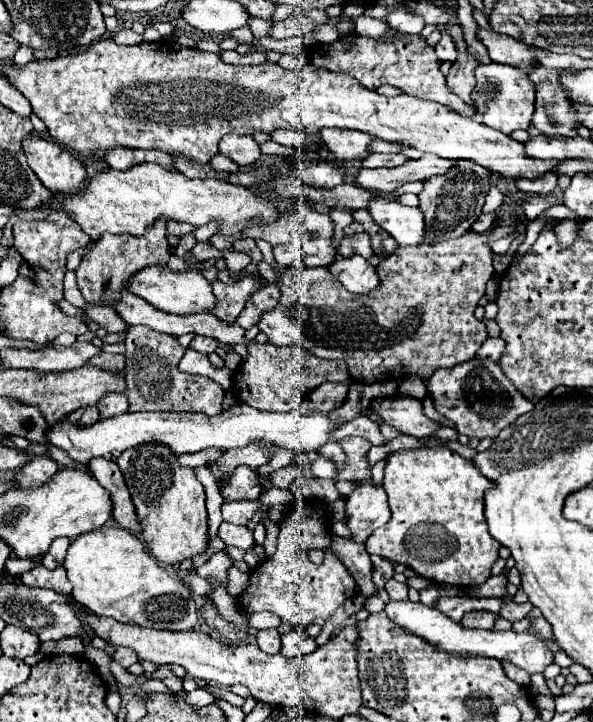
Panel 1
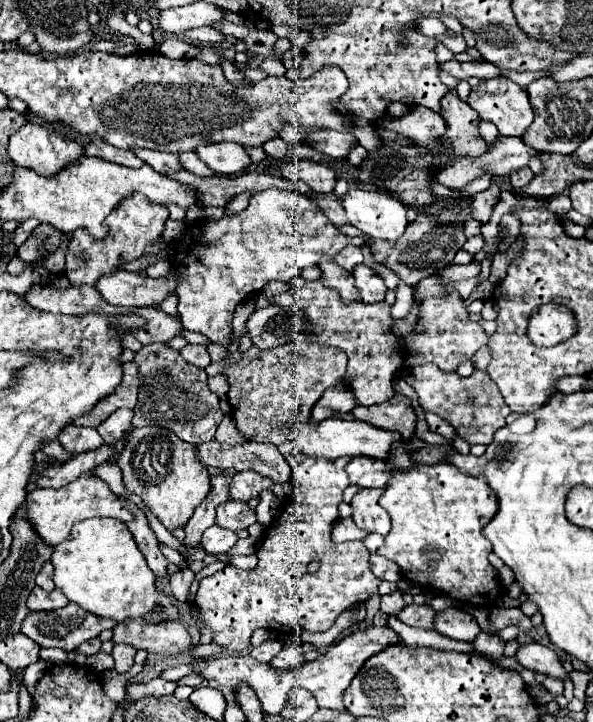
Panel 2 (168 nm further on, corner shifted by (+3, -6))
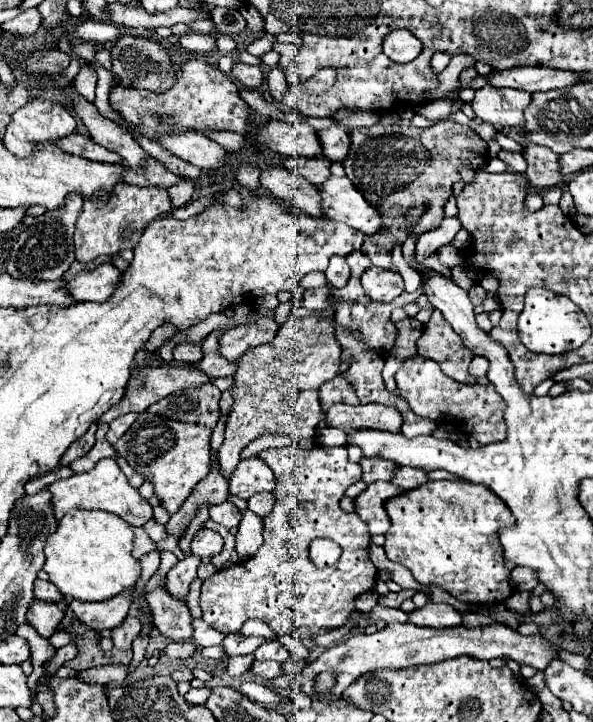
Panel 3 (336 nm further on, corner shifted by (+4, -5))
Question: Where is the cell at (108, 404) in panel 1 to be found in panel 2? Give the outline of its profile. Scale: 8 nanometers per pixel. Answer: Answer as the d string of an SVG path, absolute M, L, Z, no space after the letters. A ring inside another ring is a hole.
M133 410L113 412L113 416L109 416L109 420L99 424L97 430L107 444L115 444L119 440L125 440L125 434L131 430L131 418L133 418Z

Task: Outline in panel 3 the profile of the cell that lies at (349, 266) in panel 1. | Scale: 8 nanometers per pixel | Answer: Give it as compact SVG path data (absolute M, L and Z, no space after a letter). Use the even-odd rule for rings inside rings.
M370 267L362 273L362 287L372 301L384 301L384 303L390 303L404 291L402 275L380 267Z

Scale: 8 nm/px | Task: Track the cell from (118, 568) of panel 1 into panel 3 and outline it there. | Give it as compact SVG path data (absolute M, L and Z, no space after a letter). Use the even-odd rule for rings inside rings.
M72 509L58 523L56 533L44 547L44 571L62 595L78 601L108 601L118 593L132 589L140 579L142 565L132 555L134 531L124 519L106 511Z

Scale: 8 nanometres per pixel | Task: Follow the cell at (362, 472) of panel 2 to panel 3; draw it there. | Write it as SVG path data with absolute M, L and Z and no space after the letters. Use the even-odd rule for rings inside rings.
M398 467L390 479L392 485L396 487L402 487L402 489L414 489L422 483L426 483L428 477L426 477L426 471L420 471L420 469L414 469L414 467Z

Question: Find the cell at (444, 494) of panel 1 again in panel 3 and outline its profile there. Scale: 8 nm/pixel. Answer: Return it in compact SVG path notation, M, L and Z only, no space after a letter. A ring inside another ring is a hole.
M466 479L458 481L428 481L416 489L404 491L386 501L386 513L392 521L392 527L386 533L384 551L390 561L404 565L412 571L414 579L422 585L436 583L444 587L450 595L472 605L496 605L506 601L512 595L508 581L508 569L504 567L502 547L498 541L498 529L514 525L512 513L488 487L480 483L468 483Z

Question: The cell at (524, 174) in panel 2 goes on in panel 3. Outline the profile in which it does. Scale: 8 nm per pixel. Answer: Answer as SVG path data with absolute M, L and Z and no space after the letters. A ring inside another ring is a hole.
M502 149L498 159L502 159L512 173L516 173L516 175L524 175L526 173L526 159L520 153L510 153L510 151Z

